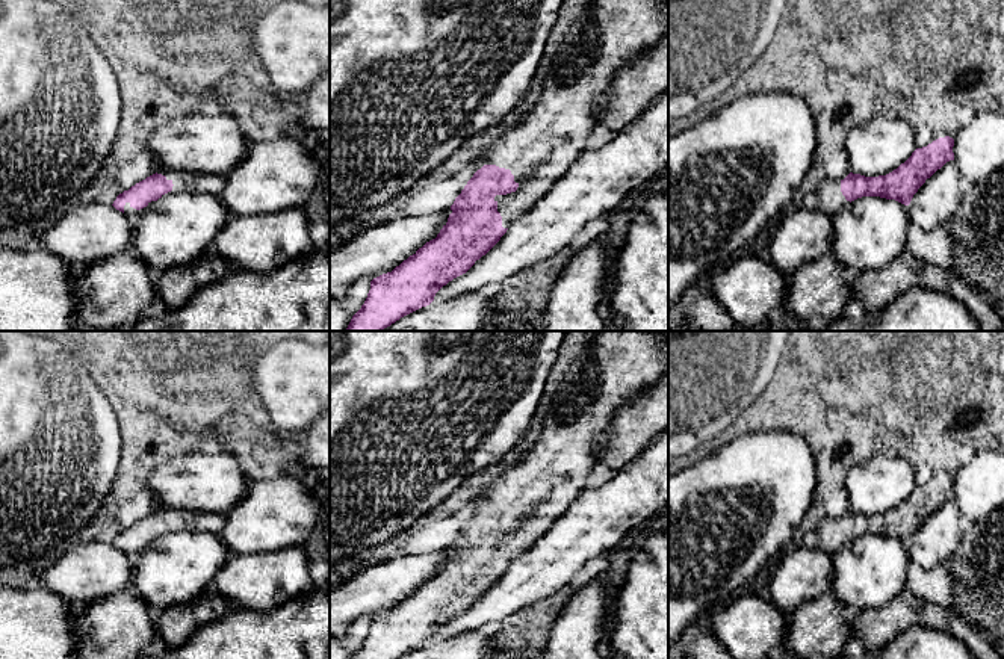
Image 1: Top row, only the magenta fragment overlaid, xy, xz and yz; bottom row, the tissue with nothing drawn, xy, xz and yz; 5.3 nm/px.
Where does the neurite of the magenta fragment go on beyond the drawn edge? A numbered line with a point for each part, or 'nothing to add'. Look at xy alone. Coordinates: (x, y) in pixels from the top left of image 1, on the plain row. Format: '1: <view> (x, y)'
1: xy (129, 549)

